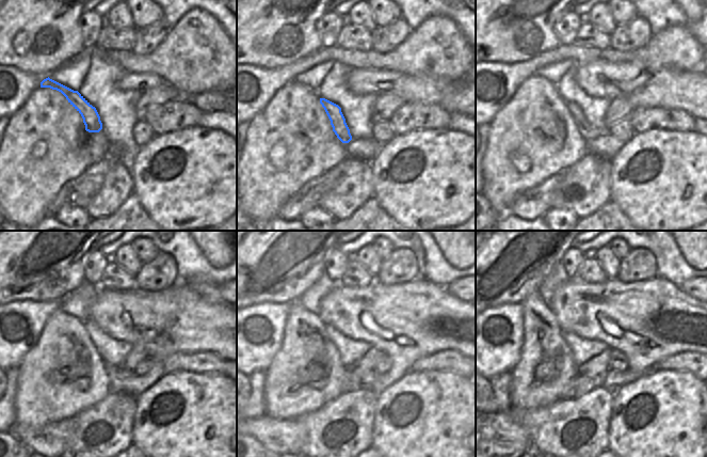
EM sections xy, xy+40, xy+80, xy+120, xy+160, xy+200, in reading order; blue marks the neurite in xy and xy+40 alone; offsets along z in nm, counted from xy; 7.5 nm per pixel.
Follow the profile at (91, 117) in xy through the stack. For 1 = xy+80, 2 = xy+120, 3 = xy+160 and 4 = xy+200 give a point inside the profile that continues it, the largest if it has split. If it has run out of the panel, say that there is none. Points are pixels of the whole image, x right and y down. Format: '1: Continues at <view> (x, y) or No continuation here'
1: Continues at xy+80 (589, 132)
2: Continues at xy+120 (114, 373)
3: Continues at xy+160 (367, 381)
4: Continues at xy+200 (613, 379).

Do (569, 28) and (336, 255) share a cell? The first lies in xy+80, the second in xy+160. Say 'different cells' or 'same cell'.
same cell

